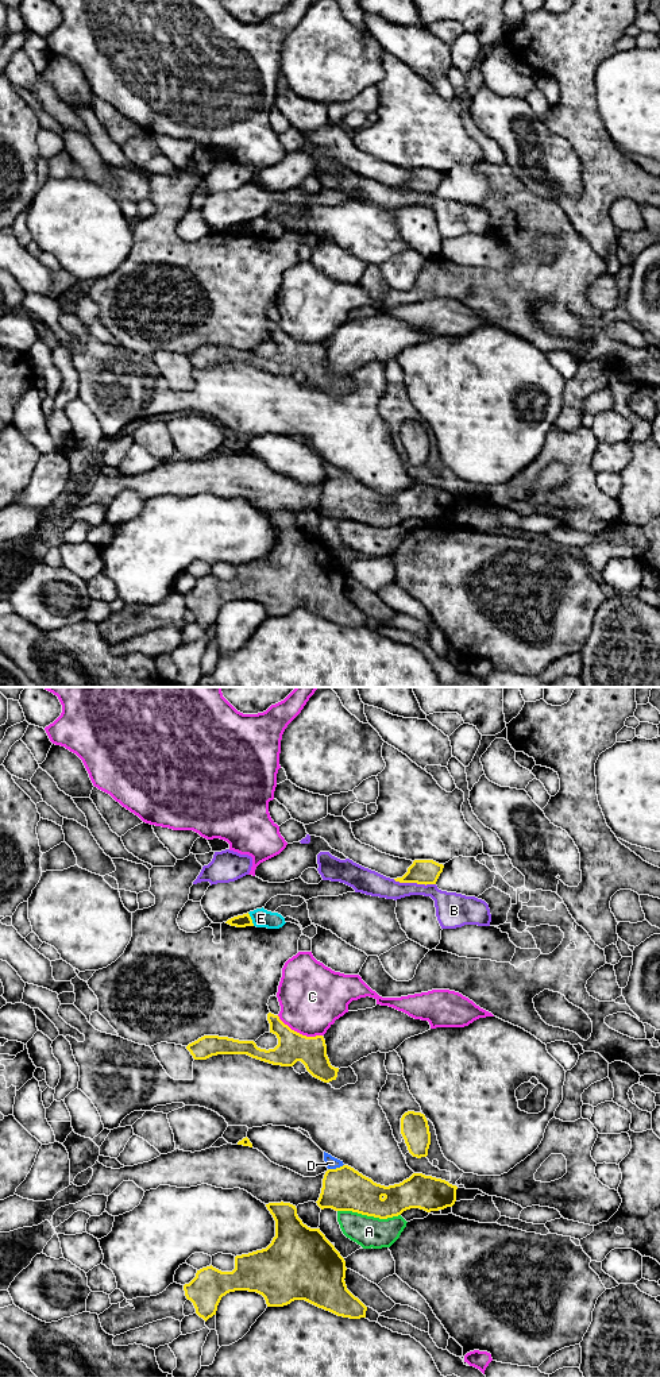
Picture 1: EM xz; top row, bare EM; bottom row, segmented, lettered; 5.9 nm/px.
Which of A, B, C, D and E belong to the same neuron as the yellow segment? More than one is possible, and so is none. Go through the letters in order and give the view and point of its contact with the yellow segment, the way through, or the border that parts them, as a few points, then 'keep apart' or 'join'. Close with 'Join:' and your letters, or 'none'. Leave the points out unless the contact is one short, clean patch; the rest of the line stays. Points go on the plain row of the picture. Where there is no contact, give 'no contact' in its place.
A: meets yellow in xz at (369, 524); keep apart
B: meets yellow in xz at (415, 191); keep apart
C: meets yellow in xz at (298, 342); keep apart
D: meets yellow in xz at (336, 477); border along xz (343, 473), (328, 478); keep apart
E: meets yellow in xz at (251, 228); border along xz (247, 222), (254, 234); keep apart
Join: none

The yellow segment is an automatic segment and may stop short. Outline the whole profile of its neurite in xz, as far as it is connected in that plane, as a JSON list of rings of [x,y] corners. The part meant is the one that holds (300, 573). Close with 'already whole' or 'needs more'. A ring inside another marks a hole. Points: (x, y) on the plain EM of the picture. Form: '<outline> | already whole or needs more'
[[[269,512],[267,518],[275,529],[275,545],[262,559],[235,566],[235,578],[221,580],[207,575],[197,579],[196,586],[184,594],[185,605],[205,630],[216,624],[223,605],[235,599],[248,599],[262,603],[267,616],[283,616],[294,609],[305,609],[337,625],[366,626],[367,616],[355,606],[346,594],[346,570],[320,537],[310,537],[297,524],[290,512]]] | already whole

